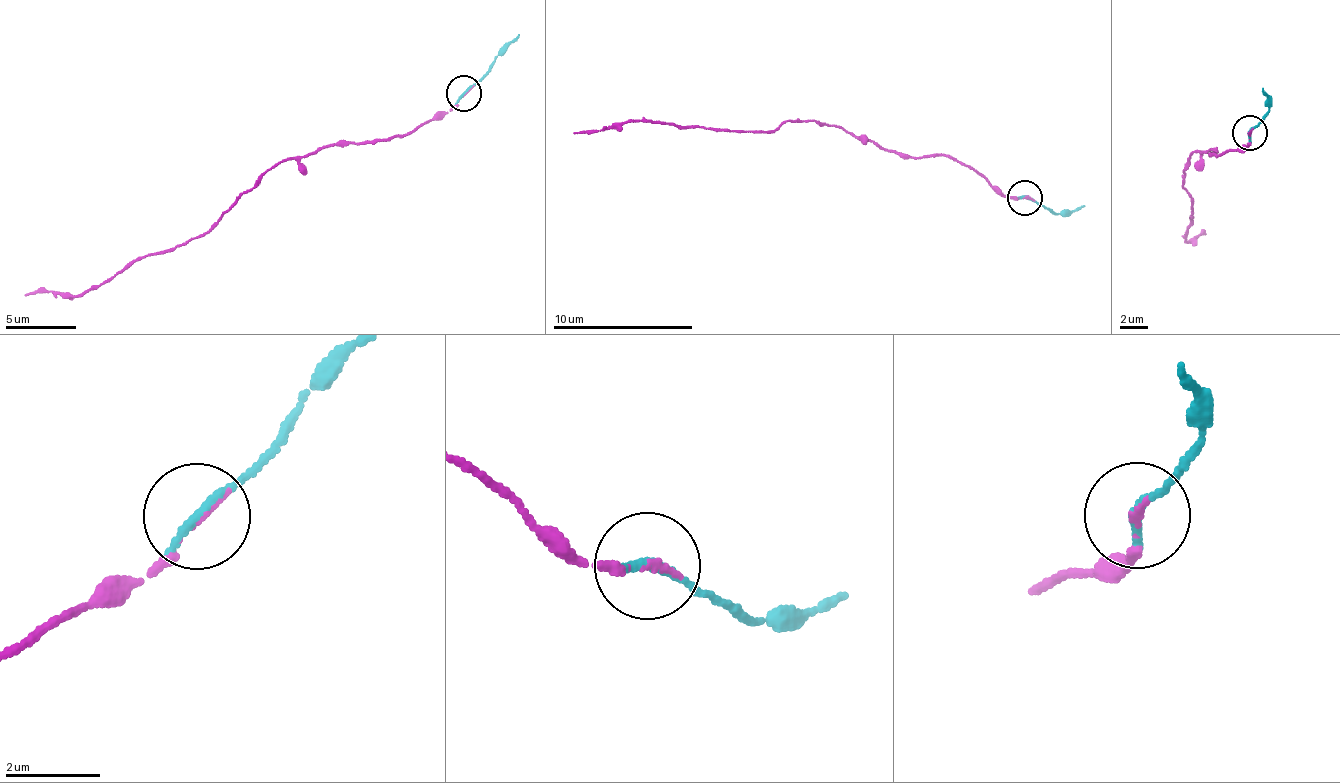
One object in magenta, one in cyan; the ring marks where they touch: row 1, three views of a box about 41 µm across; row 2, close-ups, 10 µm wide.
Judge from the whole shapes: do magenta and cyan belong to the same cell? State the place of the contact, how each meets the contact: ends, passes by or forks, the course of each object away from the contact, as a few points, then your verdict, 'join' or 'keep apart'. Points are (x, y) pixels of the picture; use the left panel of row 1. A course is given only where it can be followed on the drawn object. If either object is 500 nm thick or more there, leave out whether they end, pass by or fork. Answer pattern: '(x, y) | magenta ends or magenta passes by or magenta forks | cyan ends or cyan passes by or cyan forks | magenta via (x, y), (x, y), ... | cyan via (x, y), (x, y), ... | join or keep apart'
(464, 93) | magenta ends | cyan ends | magenta via (465, 92), (446, 114), (412, 133), (326, 144), (270, 170), (206, 231), (132, 259), (78, 294), (24, 294) | cyan via (465, 92), (519, 35) | join

